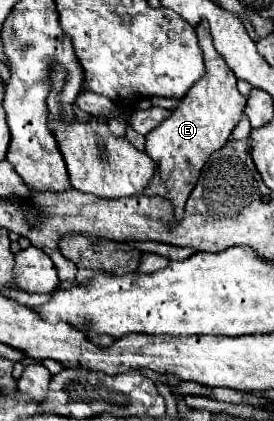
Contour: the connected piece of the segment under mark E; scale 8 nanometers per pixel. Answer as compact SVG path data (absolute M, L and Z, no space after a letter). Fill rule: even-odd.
M199 23L195 27L195 33L205 59L205 75L187 91L187 95L183 95L179 105L171 109L171 115L145 137L145 153L153 159L157 173L163 181L163 183L149 183L145 195L167 199L173 205L177 223L183 219L185 201L193 191L205 161L213 155L213 151L217 151L227 143L231 131L241 121L247 103L247 97L243 97L237 91L235 85L237 77L233 75L233 71L229 71L227 63L215 51L207 25Z

